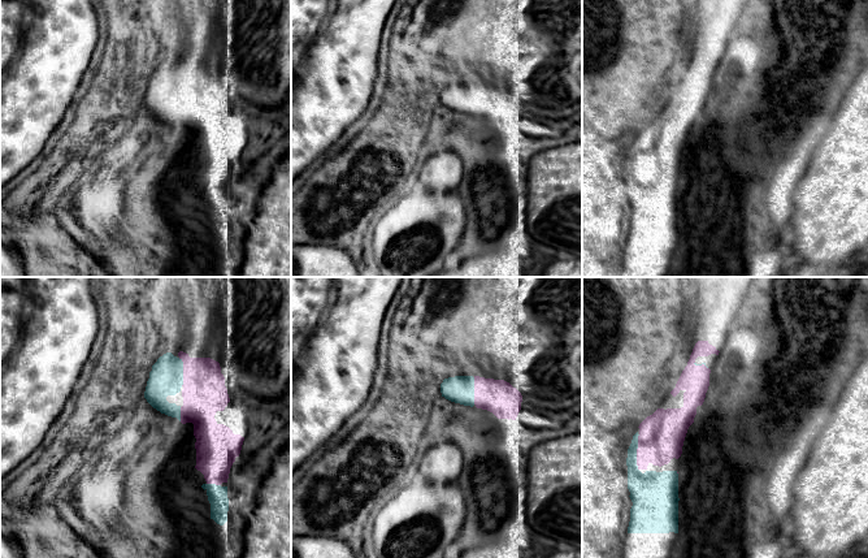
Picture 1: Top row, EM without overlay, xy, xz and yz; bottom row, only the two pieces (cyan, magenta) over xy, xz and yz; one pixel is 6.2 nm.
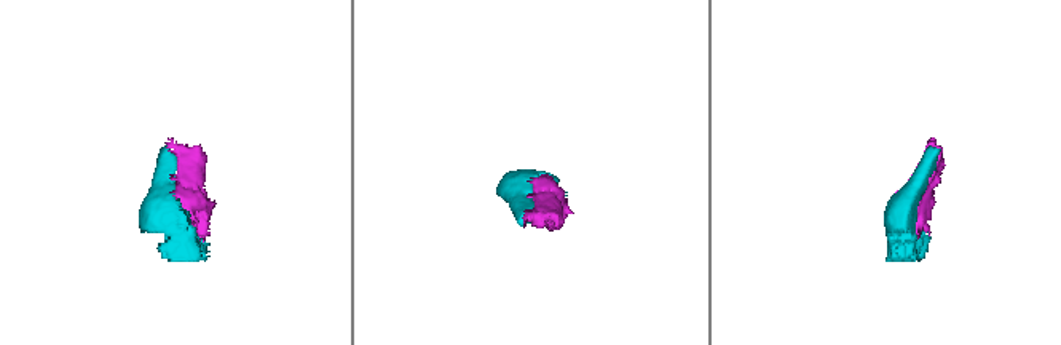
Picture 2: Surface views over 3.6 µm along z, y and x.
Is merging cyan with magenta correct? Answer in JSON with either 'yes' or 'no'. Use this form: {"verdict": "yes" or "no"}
{"verdict": "yes"}

